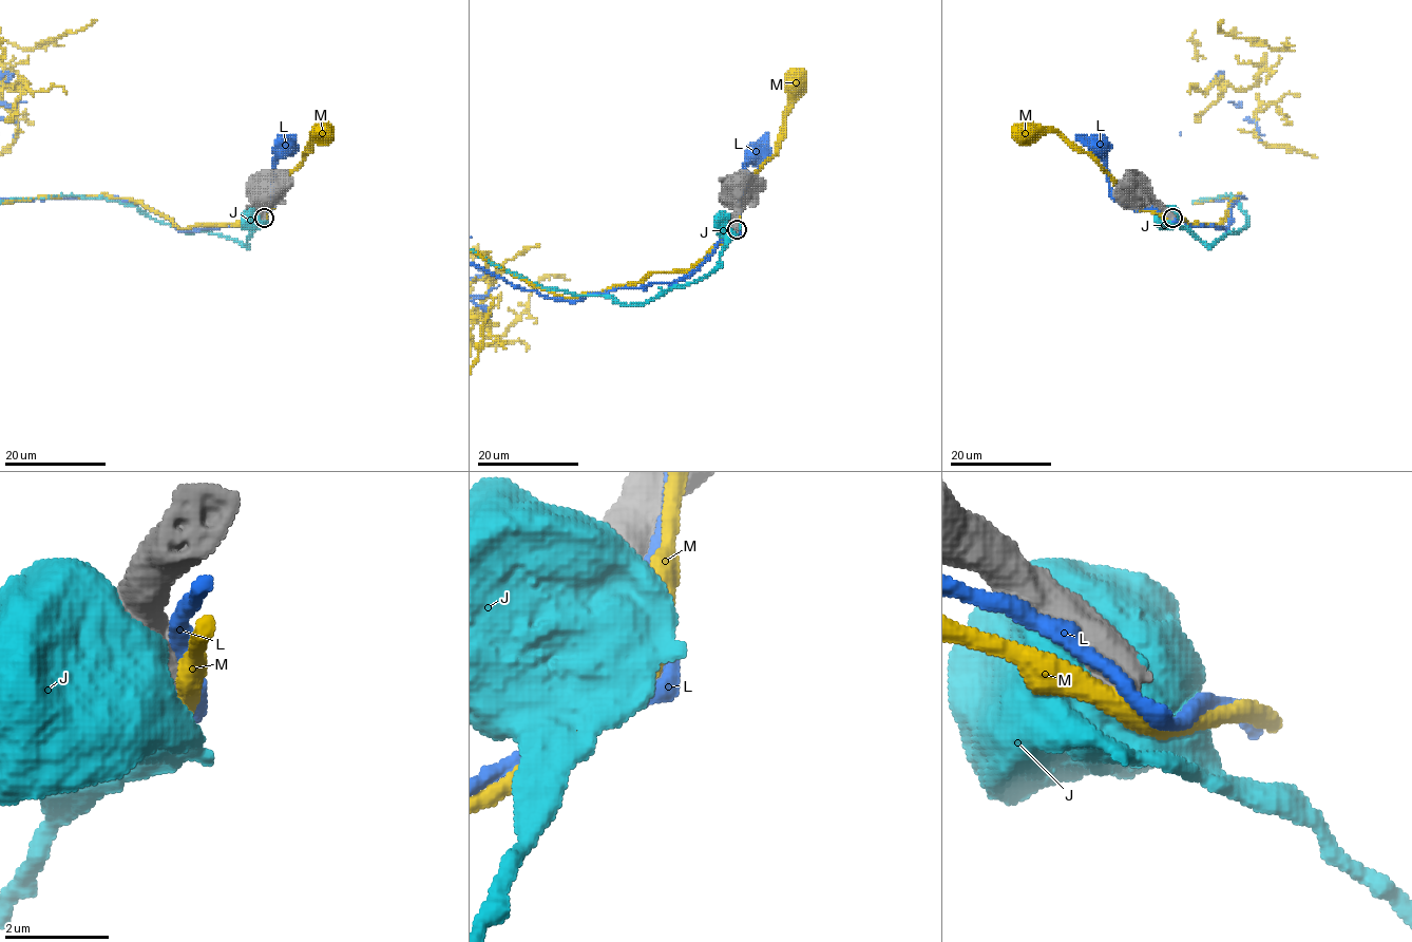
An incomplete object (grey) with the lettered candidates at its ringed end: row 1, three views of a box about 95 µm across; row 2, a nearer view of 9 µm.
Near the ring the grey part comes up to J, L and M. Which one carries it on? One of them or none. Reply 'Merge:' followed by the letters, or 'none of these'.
Merge: none of these

